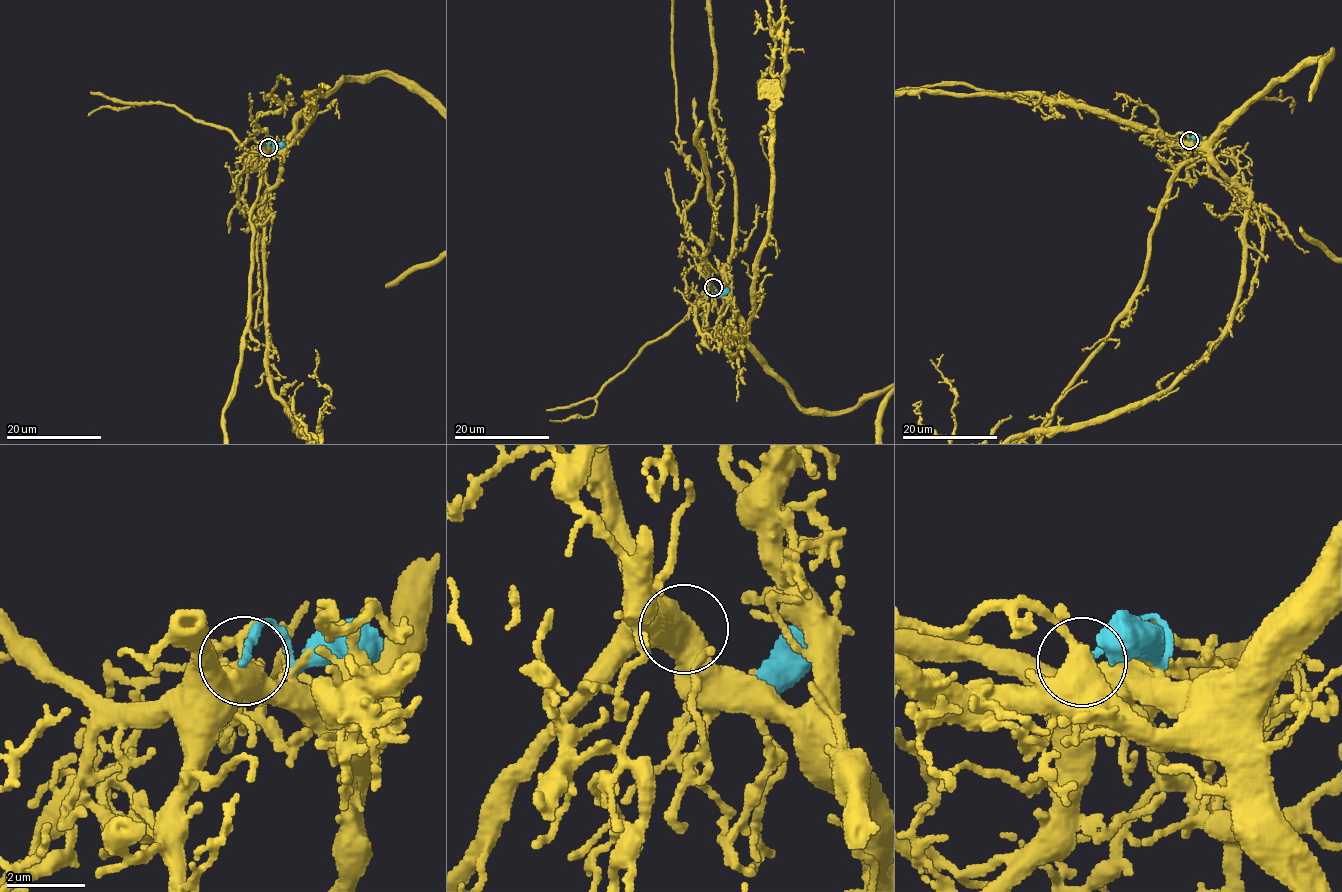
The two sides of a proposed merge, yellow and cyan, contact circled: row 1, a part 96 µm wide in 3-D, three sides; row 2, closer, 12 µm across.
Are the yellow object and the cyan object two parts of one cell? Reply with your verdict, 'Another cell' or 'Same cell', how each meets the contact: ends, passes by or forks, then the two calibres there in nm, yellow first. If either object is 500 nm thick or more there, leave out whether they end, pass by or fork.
Another cell. Thickness 550 nm (yellow) against 150 nm

